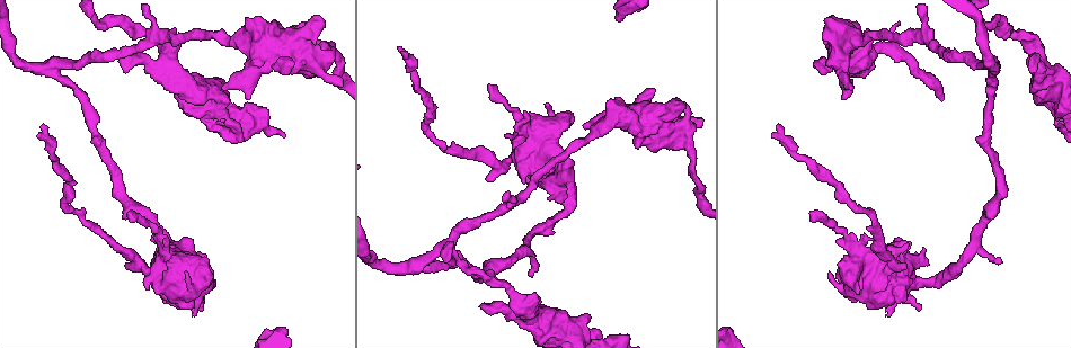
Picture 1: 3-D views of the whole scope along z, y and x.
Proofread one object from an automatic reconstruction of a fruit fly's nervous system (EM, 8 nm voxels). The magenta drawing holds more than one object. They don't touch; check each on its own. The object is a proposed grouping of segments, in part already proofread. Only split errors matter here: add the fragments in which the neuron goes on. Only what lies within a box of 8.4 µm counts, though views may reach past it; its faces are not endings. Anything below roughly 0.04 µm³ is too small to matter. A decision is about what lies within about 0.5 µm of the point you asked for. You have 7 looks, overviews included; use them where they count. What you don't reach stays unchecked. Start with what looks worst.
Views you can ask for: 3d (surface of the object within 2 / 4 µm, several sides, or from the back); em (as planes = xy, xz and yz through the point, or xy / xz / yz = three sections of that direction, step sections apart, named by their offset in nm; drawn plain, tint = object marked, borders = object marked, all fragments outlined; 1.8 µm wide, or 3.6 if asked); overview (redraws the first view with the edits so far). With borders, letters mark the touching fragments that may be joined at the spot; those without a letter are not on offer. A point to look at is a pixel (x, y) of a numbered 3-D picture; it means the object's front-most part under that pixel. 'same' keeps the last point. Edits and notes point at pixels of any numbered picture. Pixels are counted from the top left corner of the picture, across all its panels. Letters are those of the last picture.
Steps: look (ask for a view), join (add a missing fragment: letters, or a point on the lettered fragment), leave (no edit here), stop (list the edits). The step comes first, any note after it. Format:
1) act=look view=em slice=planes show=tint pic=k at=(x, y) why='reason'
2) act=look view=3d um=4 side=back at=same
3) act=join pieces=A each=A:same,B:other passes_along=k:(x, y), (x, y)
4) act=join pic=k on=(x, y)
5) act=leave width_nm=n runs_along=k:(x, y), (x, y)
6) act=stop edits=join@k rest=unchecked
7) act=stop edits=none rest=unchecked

act=look view=em slice=planes show=borders pic=1 at=(401, 50) why='long arm stops here'

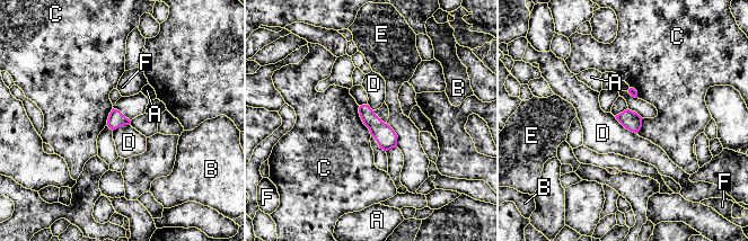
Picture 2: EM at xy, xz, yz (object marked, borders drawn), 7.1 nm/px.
act=leave width_nm=120 each=A:other,B:other,C:other,D:other,E:other,F:other border=2:(614, 116), (635, 134) found='no lettered fragment goes on from it'

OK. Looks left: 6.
act=look view=em slice=planes show=borders pic=1 at=(872, 238) why='an open end'

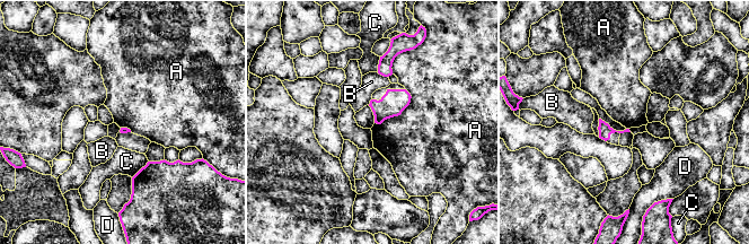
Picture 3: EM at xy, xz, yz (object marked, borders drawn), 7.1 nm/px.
act=leave each=A:other,B:other,C:other,D:other border=3:(411, 94), (399, 114), (375, 123) found='none of them fits'

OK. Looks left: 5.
act=look view=em slice=planes show=borders pic=1 at=(124, 70) why='free end'

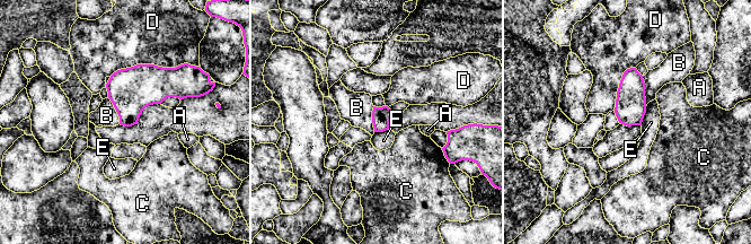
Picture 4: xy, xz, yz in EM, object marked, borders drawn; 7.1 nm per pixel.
act=leave each=A:other,B:other,C:other,D:other,E:other border=4:(642, 76), (646, 105) found='none of them fits'

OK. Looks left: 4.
act=stop edits=none rest=unchecked

